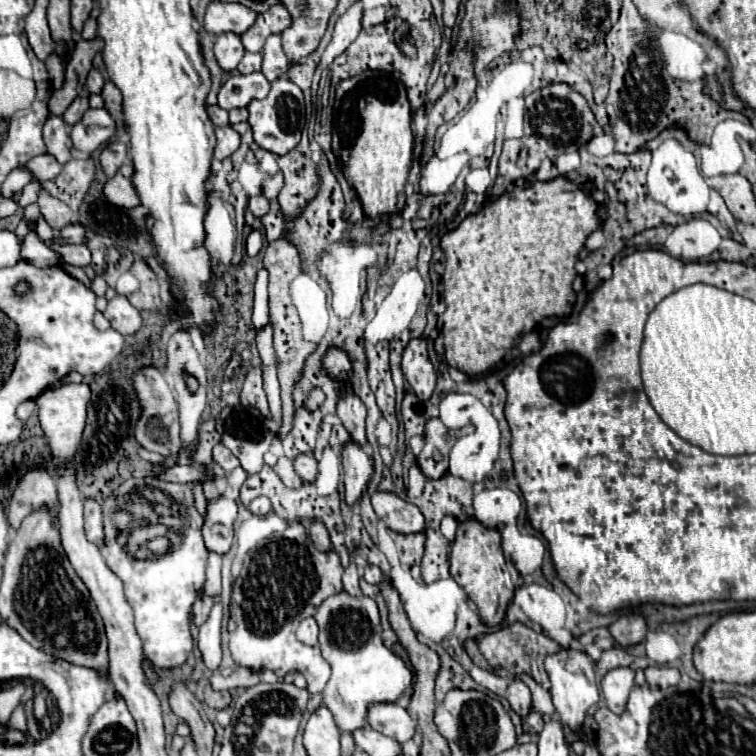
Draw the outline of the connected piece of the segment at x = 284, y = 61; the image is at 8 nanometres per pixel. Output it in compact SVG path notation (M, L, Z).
M270 35L264 43L262 51L262 73L268 81L278 79L282 73L286 73L290 67L290 61L282 49L282 39L280 35Z

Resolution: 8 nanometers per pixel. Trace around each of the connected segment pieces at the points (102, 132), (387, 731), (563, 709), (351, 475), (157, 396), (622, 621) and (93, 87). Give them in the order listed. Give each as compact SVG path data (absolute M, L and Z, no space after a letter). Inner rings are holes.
M88 109L80 123L70 129L70 143L80 153L94 153L98 147L106 145L116 131L116 123L106 109Z
M374 703L368 707L368 725L398 743L410 741L416 731L416 721L398 703Z
M562 649L562 651L554 653L554 655L548 655L544 665L546 665L548 677L550 677L550 683L552 683L550 695L552 695L556 713L560 715L562 725L570 727L572 731L580 731L588 709L592 705L596 705L598 699L600 699L596 679L594 679L594 663L592 663L592 659L582 651Z
M348 441L342 447L342 475L346 487L346 503L354 505L360 501L362 493L366 491L372 475L374 475L374 461L372 449L358 445L356 441Z
M154 365L142 367L132 375L132 385L136 387L136 395L140 399L140 423L136 423L136 441L146 447L148 451L160 453L164 457L176 455L182 449L180 441L180 425L178 425L178 405L174 399L174 391L166 383L164 375L158 373L160 369Z
M622 615L608 629L620 647L638 645L640 641L644 641L644 635L648 633L648 627L642 615Z
M92 69L92 71L88 73L86 87L88 87L90 93L100 93L100 91L102 91L102 87L104 87L104 77L102 77L102 73L100 73L98 69Z

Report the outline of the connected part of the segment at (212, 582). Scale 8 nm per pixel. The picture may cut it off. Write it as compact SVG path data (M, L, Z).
M208 551L208 567L206 567L206 583L204 583L204 595L210 595L210 597L216 597L220 595L222 591L222 585L220 585L220 563L222 563L222 557L216 555L214 551Z

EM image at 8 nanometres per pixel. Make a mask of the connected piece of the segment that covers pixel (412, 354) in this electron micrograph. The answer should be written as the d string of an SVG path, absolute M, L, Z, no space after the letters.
M412 339L408 343L402 355L402 371L406 381L412 385L416 397L420 401L428 401L436 385L436 371L428 359L424 339Z

